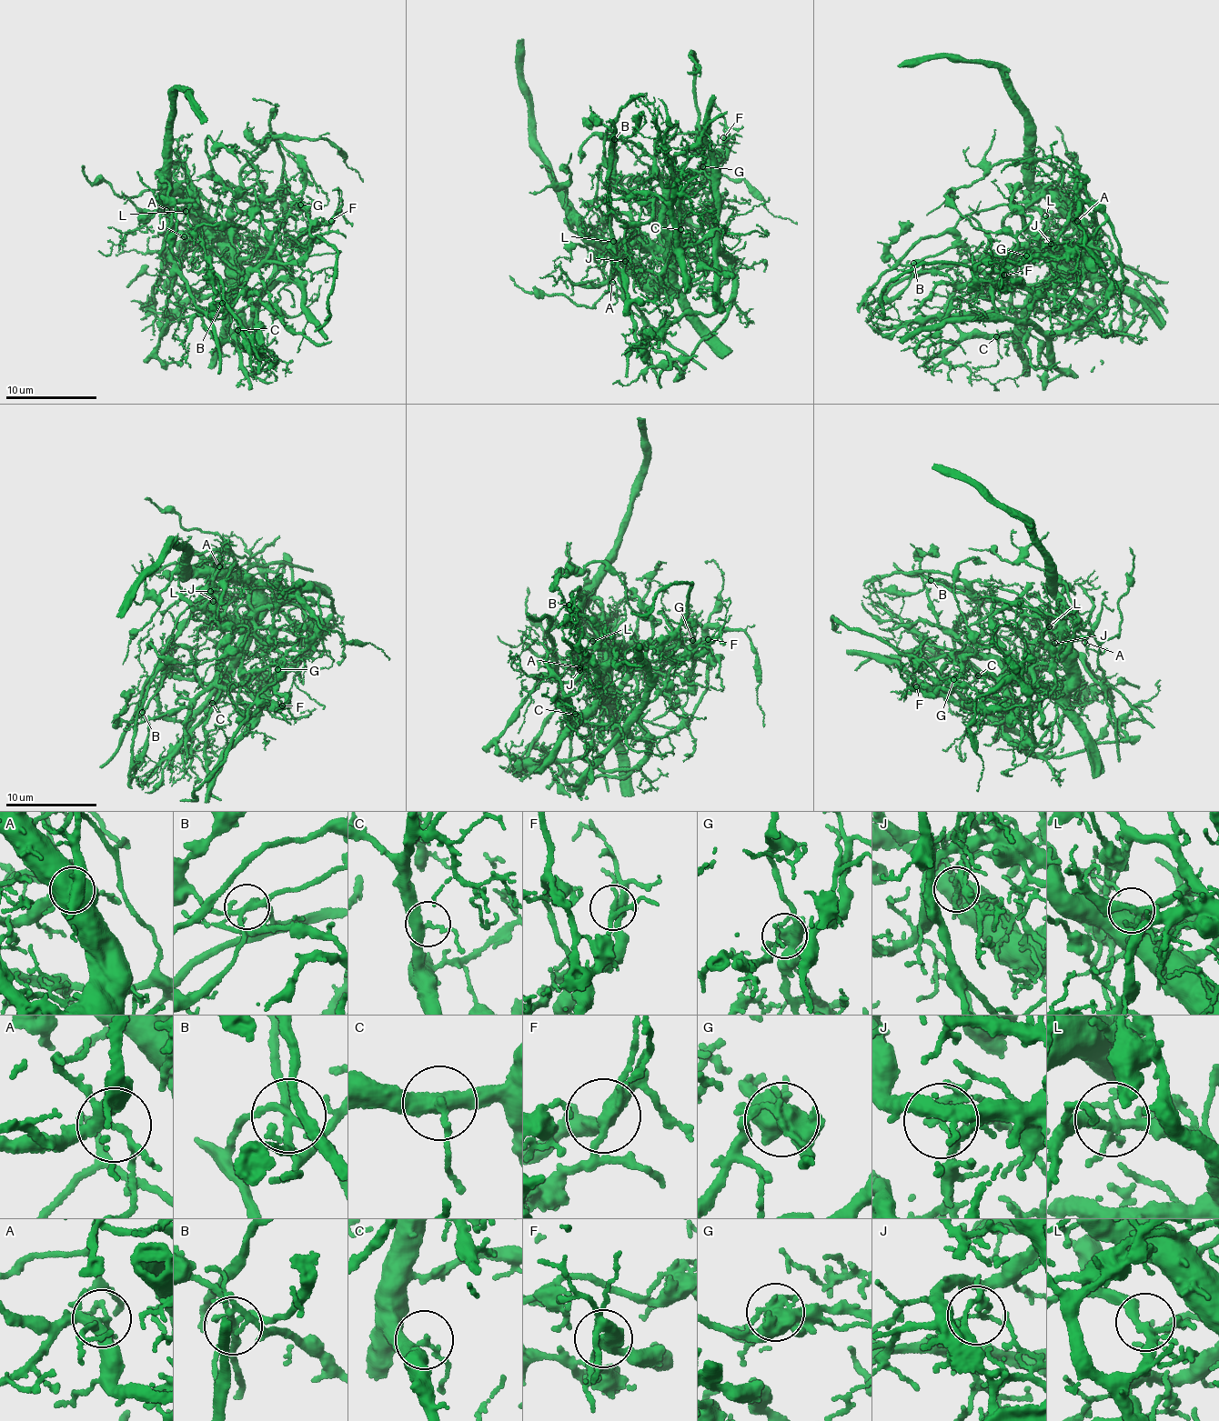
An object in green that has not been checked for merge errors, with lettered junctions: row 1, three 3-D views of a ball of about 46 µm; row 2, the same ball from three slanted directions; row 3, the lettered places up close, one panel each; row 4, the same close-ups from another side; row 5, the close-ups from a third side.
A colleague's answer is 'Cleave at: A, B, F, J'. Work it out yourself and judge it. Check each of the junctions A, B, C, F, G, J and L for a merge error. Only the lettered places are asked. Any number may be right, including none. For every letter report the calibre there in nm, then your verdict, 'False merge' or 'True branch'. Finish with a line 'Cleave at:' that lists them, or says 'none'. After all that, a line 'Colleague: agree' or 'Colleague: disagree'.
A: Thickness 260 nm. True branch
B: Thickness 220 nm. False merge
C: Thickness 320 nm. True branch
F: Thickness 340 nm. False merge
G: Thickness 440 nm. False merge
J: Thickness 160 nm. False merge
L: Thickness 240 nm. True branch
Cleave at: B, F, G, J
Colleague: disagree

